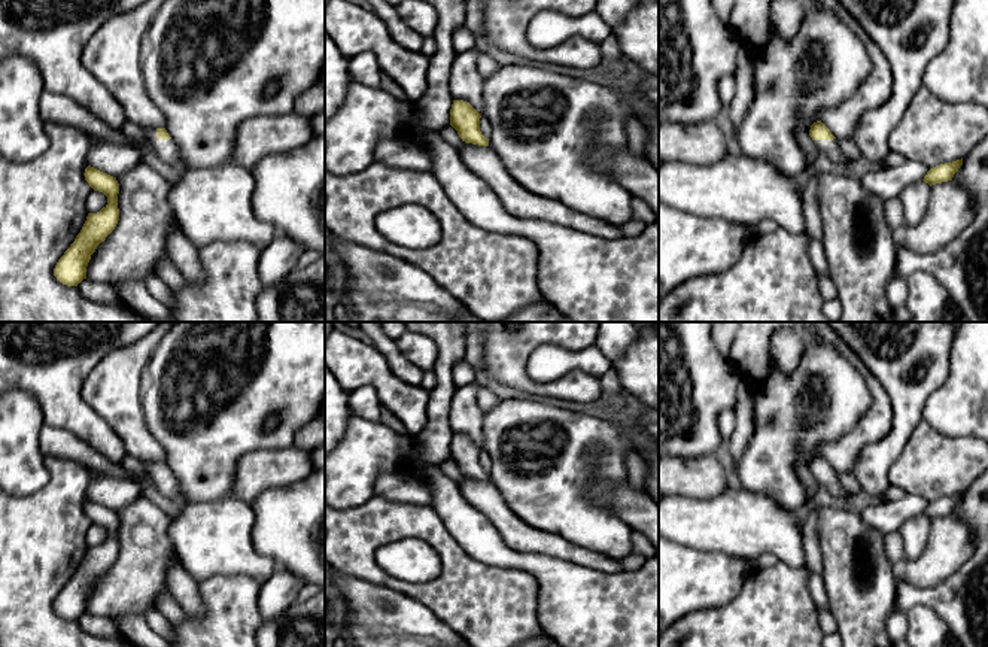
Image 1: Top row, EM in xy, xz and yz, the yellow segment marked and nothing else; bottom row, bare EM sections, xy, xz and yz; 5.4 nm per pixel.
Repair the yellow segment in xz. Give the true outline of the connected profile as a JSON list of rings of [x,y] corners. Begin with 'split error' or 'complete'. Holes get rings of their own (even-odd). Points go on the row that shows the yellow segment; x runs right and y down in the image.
complete | [[[453,100],[450,109],[450,125],[457,131],[462,142],[489,146],[489,139],[480,131],[480,118],[481,113],[478,113],[469,103]]]

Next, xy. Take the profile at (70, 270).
complete | [[[91,165],[85,168],[83,176],[94,191],[100,191],[107,197],[107,204],[97,213],[88,213],[80,233],[54,268],[54,276],[67,286],[77,286],[83,279],[86,279],[86,267],[91,255],[115,230],[119,221],[119,183],[116,177]]]

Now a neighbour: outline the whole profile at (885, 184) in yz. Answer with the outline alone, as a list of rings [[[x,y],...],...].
[[[906,160],[897,167],[878,167],[876,170],[864,174],[860,182],[876,197],[884,201],[899,197],[906,185],[915,180],[922,180],[930,168],[921,161]]]

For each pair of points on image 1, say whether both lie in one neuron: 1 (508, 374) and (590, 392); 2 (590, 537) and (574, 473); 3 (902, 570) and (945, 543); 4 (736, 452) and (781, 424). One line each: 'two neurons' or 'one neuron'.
1: one neuron
2: one neuron
3: one neuron
4: two neurons

